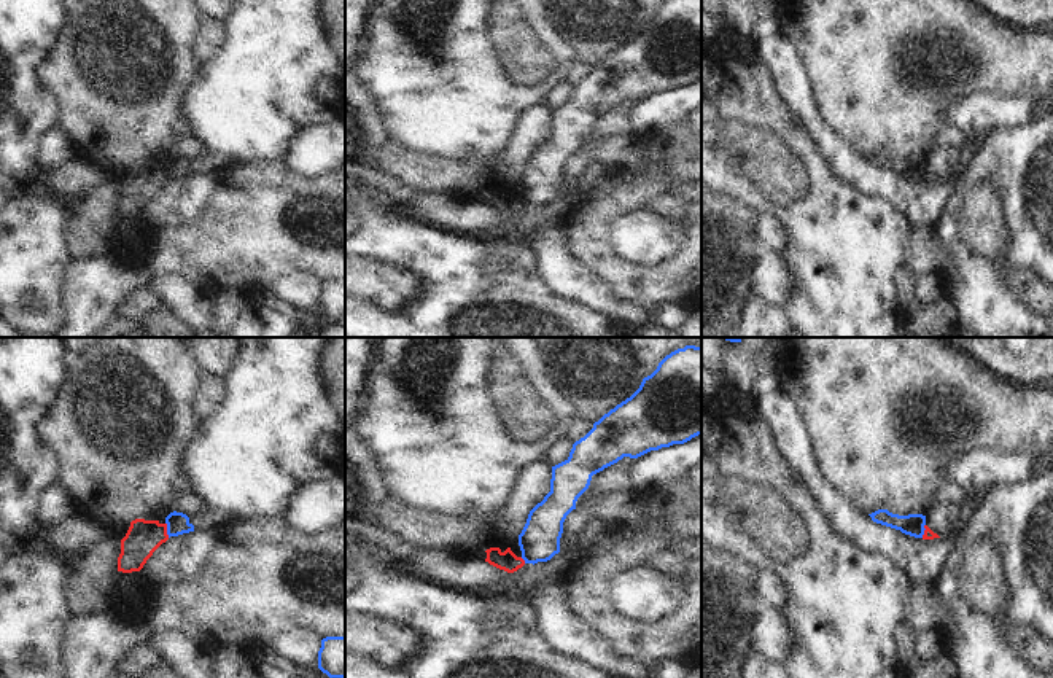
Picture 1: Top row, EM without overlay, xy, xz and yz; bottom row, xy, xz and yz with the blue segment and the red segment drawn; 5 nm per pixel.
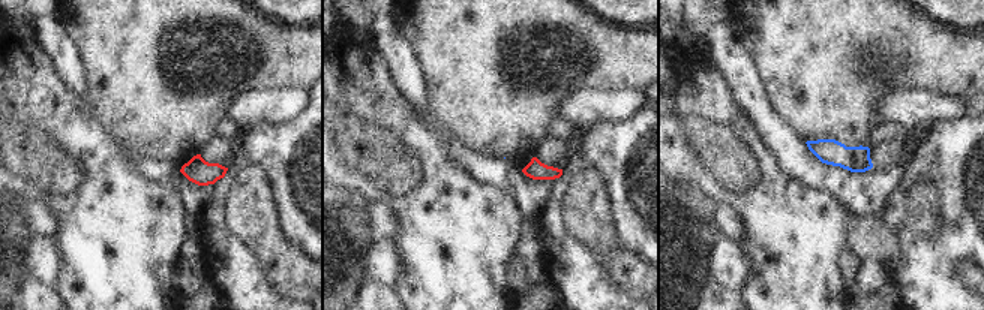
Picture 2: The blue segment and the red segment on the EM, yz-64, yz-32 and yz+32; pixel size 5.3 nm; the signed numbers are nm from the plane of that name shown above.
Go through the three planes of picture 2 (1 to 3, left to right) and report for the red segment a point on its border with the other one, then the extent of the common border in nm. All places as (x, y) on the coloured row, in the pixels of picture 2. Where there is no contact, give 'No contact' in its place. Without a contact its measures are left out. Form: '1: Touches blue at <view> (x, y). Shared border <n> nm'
1: No contact
2: No contact
3: No contact

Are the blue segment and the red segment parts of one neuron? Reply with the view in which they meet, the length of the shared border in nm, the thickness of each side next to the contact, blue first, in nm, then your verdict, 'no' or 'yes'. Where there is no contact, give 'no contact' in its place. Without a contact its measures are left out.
contact in xy; length 80 nm; calibres 110 and 180 nm; no

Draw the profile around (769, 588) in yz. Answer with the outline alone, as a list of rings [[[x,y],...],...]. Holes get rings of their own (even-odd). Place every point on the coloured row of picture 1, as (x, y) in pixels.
[[[759,571],[756,576],[756,595],[759,597],[762,608],[773,608],[776,611],[783,611],[787,600],[783,581],[767,571]]]

